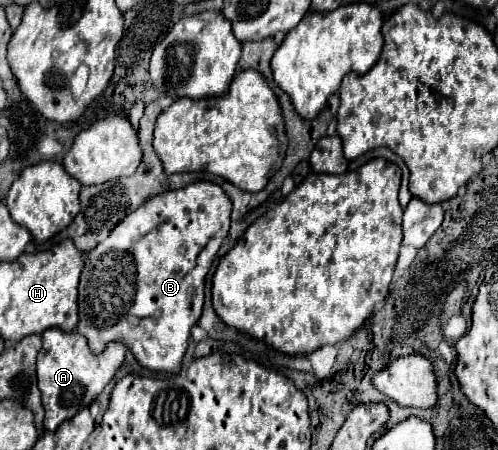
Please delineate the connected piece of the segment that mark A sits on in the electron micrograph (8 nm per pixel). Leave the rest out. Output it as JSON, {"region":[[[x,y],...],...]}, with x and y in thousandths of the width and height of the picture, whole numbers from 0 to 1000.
{"region":[[[112,727],[88,736],[84,753],[88,762],[76,784],[76,860],[84,869],[84,904],[92,913],[88,944],[96,958],[108,958],[124,936],[149,927],[205,873],[249,807],[253,767],[229,758],[217,762],[205,784],[189,789],[161,740],[133,740],[116,736]]]}

